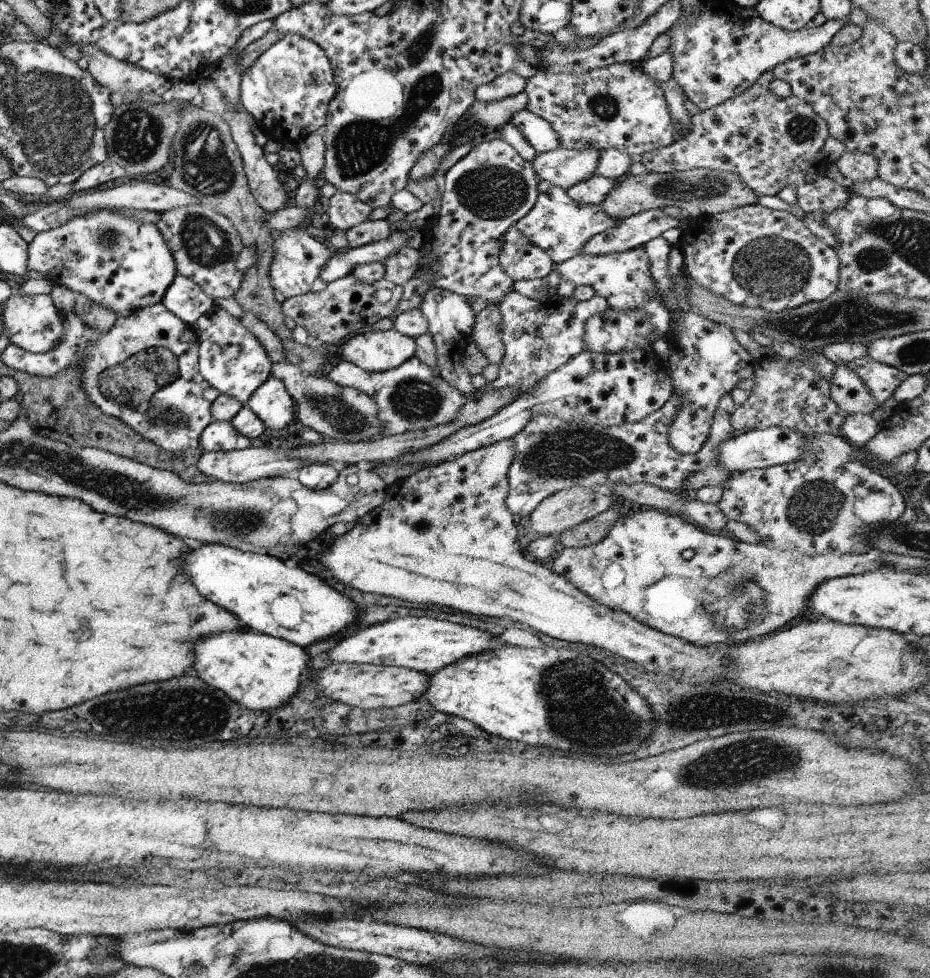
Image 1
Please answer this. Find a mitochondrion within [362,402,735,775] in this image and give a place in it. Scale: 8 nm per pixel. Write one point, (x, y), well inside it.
(580, 692)

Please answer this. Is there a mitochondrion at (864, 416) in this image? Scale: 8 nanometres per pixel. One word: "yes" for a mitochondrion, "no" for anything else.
no

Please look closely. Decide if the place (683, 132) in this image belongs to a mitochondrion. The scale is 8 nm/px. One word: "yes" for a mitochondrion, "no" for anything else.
no

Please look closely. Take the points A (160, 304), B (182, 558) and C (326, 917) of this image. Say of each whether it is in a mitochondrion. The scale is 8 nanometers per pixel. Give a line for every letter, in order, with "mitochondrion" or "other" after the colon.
A: other
B: other
C: other

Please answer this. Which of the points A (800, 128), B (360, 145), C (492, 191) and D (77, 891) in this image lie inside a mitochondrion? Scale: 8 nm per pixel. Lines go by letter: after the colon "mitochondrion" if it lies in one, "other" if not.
A: mitochondrion
B: mitochondrion
C: mitochondrion
D: other

